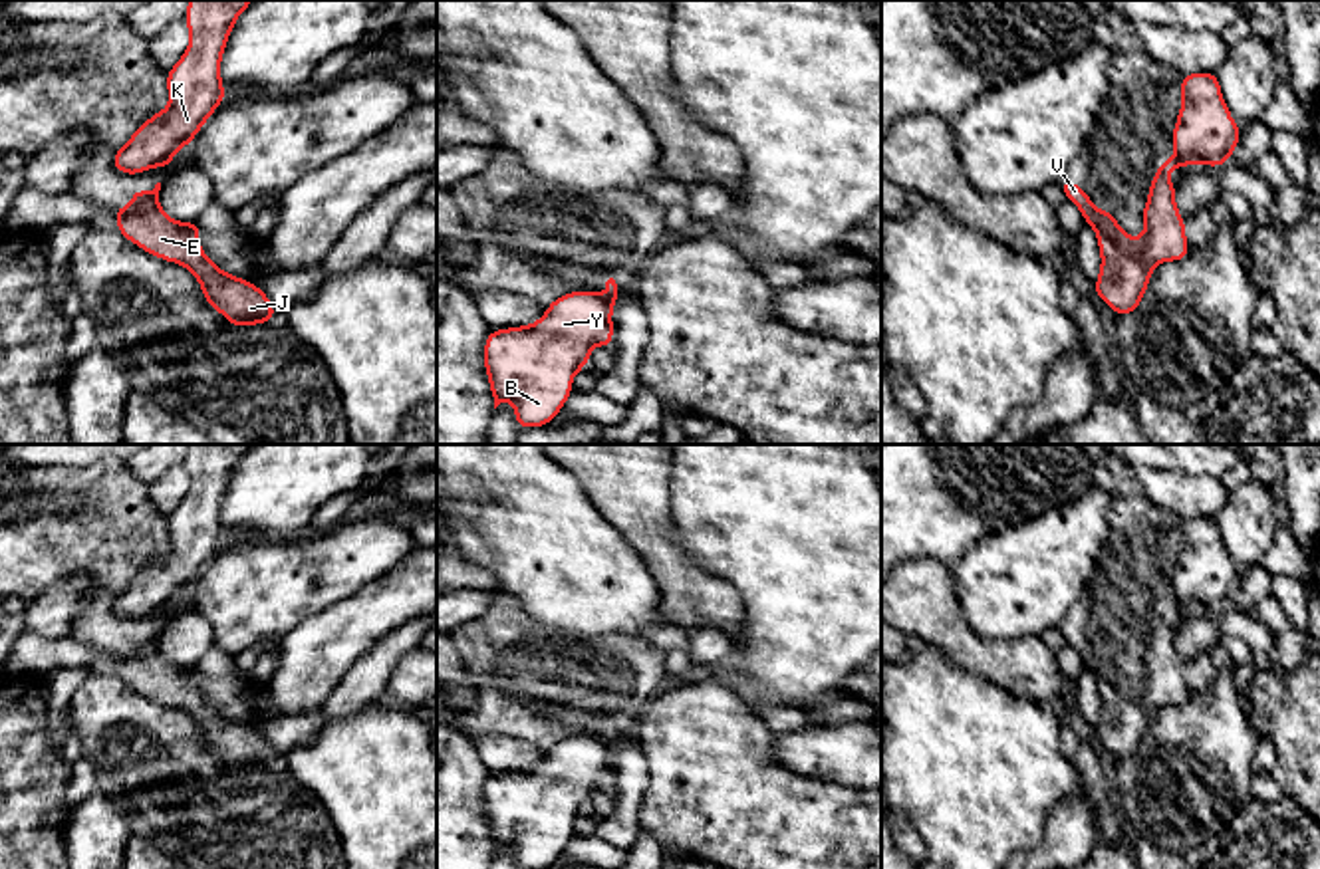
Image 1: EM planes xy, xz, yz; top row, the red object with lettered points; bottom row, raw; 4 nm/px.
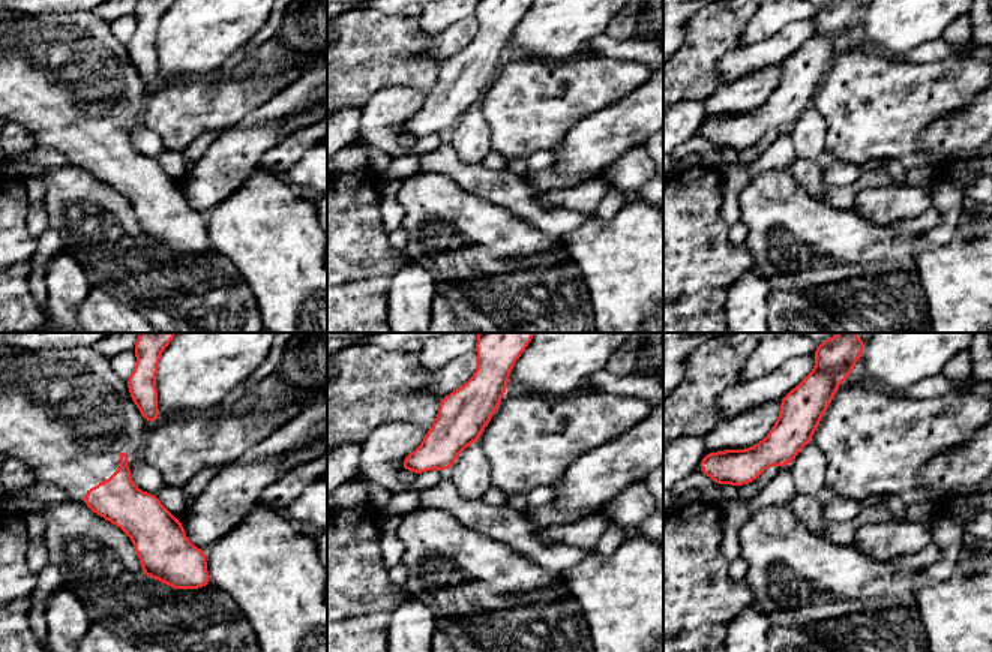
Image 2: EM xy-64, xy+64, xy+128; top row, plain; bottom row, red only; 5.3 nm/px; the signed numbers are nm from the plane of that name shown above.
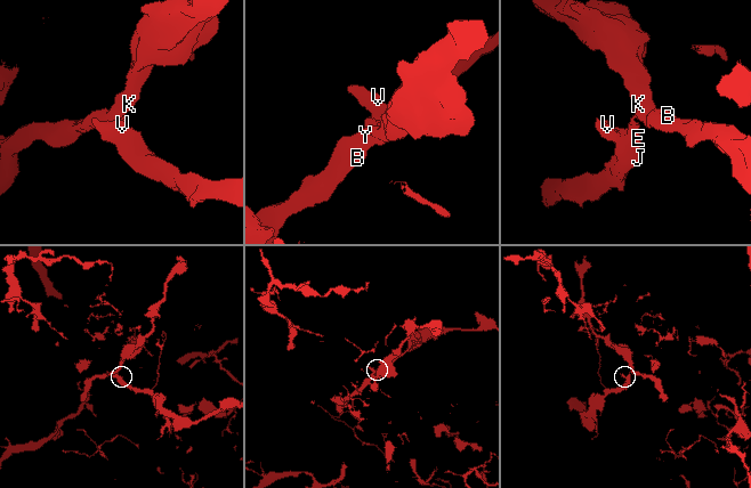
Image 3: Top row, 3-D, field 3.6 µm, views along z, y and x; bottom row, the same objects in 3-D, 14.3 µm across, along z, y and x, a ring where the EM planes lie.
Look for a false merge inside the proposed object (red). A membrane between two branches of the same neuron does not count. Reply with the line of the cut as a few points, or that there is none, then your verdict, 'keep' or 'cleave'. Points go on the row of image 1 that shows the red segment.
cut yz (1176, 159), (1182, 165); cleave

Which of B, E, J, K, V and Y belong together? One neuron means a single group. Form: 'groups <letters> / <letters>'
groups B K Y / E J V

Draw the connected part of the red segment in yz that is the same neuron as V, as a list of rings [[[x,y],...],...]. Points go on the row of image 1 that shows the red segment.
[[[1177,159],[1159,161],[1141,212],[1145,230],[1139,238],[1129,238],[1114,212],[1100,210],[1072,179],[1064,177],[1060,183],[1066,200],[1074,202],[1084,222],[1096,230],[1102,266],[1094,292],[1116,315],[1129,315],[1139,308],[1157,264],[1181,262],[1191,250],[1175,204],[1175,183],[1167,179],[1175,169],[1181,169]]]

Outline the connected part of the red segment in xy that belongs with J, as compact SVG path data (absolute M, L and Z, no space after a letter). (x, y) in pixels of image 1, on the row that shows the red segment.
M161 183L153 190L133 190L129 206L117 206L117 232L141 250L185 266L200 284L210 310L220 311L228 325L258 325L278 313L270 298L252 282L236 278L210 262L198 242L197 222L179 222L159 204Z

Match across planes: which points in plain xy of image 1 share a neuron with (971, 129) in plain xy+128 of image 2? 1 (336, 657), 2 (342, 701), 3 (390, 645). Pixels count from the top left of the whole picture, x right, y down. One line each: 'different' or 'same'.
1: same
2: different
3: different

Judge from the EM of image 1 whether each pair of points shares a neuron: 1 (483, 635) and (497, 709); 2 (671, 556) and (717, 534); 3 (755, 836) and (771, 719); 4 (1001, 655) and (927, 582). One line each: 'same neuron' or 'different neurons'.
1: same neuron
2: different neurons
3: different neurons
4: same neuron

